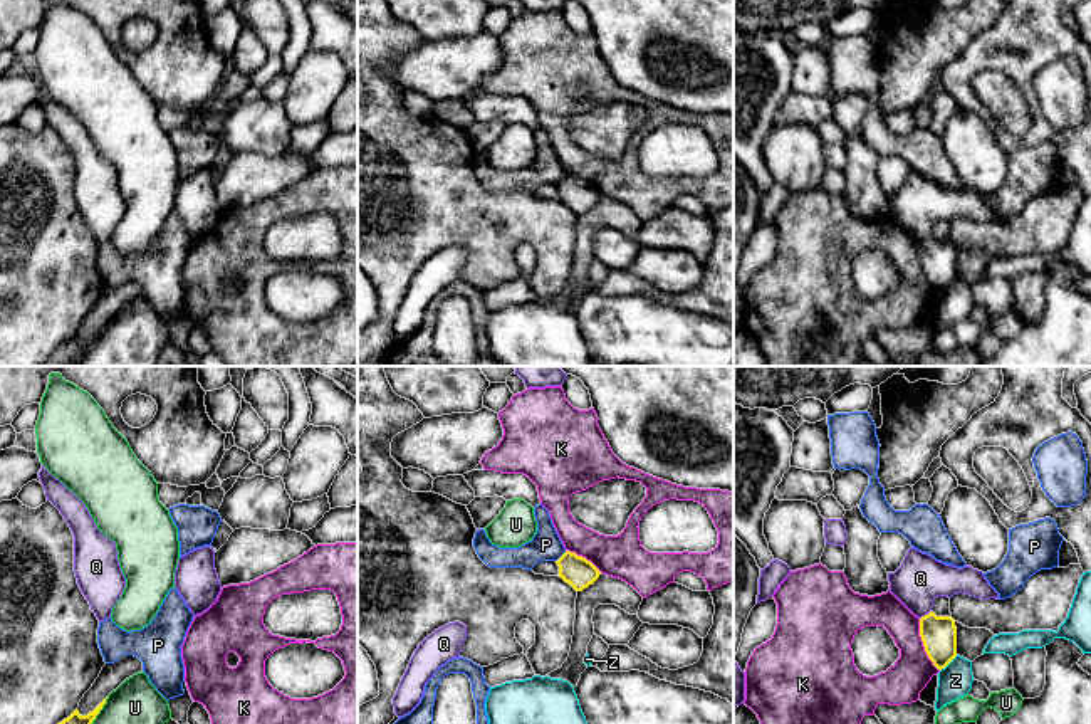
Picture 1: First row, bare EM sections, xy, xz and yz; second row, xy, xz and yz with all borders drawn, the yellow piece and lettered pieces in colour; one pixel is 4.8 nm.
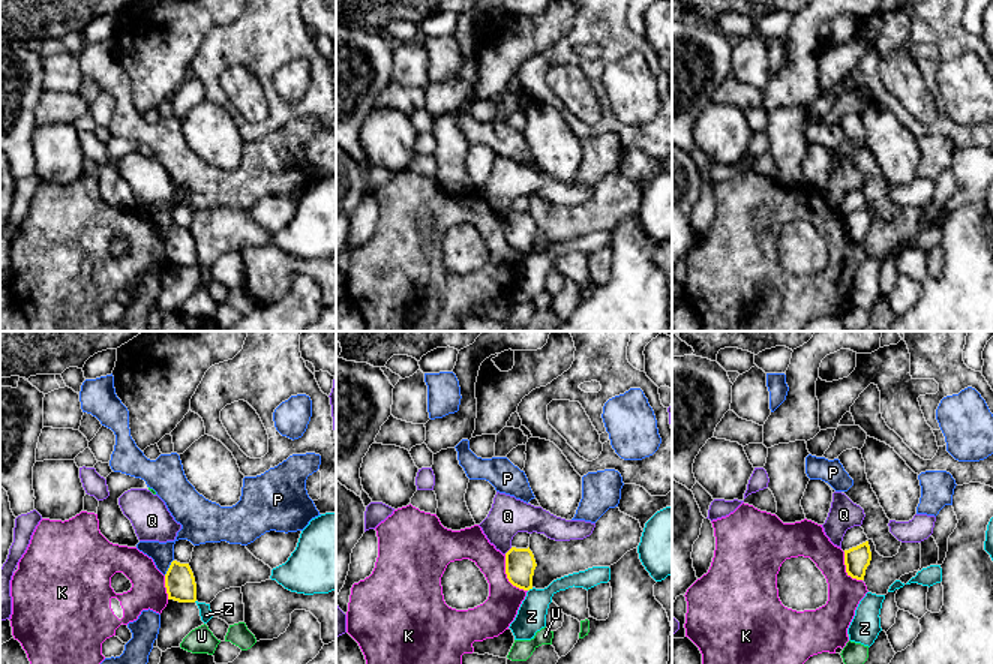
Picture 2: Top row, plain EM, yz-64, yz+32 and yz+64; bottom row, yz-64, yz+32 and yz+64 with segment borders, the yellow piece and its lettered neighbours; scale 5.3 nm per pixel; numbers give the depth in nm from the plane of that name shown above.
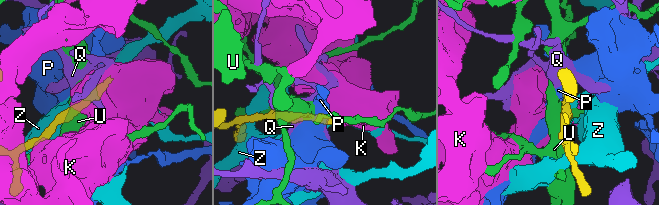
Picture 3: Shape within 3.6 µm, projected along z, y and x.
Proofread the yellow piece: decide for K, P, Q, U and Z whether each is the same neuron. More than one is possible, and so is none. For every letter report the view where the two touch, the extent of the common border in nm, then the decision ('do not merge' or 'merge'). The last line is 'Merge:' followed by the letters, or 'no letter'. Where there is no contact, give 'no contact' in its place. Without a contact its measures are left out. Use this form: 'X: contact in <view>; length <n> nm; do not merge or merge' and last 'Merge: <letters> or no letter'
K: contact in yz; length 280 nm; do not merge
P: contact in xz; length 80 nm; do not merge
Q: contact in yz; length 70 nm; do not merge
U: contact in xy; length 150 nm; do not merge
Z: contact in yz; length 120 nm; do not merge
Merge: no letter

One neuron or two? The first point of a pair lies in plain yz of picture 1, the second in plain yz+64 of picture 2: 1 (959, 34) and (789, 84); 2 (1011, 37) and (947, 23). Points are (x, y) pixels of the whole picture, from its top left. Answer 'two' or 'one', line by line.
1: two
2: one

